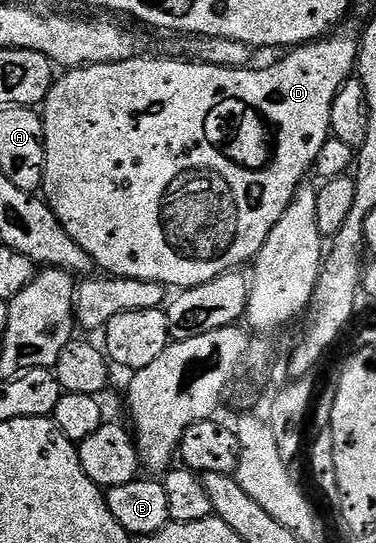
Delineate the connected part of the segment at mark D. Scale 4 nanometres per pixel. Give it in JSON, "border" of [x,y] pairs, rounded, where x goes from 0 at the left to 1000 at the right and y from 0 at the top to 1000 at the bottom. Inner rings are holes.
{"border":[[[918,52],[896,53],[867,70],[854,70],[846,77],[819,77],[809,85],[793,85],[763,94],[766,99],[747,114],[734,114],[726,122],[702,122],[694,129],[670,129],[673,125],[590,125],[588,122],[553,122],[529,110],[471,110],[465,105],[447,107],[383,107],[386,103],[364,103],[335,110],[332,114],[285,114],[282,118],[261,118],[258,122],[215,122],[210,129],[181,129],[178,133],[141,149],[125,180],[112,190],[112,215],[117,219],[117,278],[122,280],[122,295],[117,297],[117,339],[112,344],[112,363],[125,372],[128,381],[144,390],[144,398],[154,398],[154,405],[165,413],[165,420],[176,420],[176,427],[202,448],[215,453],[245,473],[247,484],[258,492],[266,490],[279,506],[303,512],[354,512],[356,516],[399,516],[418,519],[420,525],[439,530],[497,530],[503,527],[545,525],[553,517],[590,510],[593,505],[625,499],[646,483],[668,484],[689,468],[697,449],[707,449],[707,435],[718,435],[718,427],[729,420],[729,413],[739,413],[739,405],[750,405],[750,398],[761,390],[761,383],[771,376],[771,368],[782,368],[787,348],[811,341],[809,328],[838,308],[846,280],[856,278],[856,269],[872,260],[883,230],[878,228],[878,206],[888,199],[888,184],[899,177],[899,169],[910,162],[910,155],[939,142],[941,131],[952,122],[952,101],[957,98],[957,79],[949,64],[934,63]]]}

